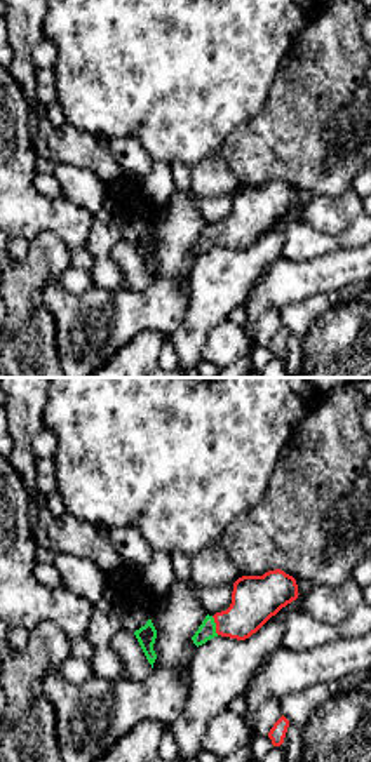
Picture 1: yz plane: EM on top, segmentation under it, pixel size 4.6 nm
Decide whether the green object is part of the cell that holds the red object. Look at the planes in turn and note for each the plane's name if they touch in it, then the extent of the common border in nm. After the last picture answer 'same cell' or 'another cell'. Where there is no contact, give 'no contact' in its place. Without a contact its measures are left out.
contact in yz; length 90 nm

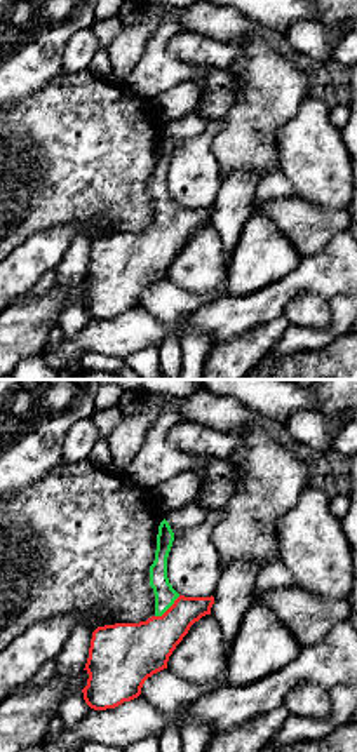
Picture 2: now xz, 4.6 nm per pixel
contact in xz; length 160 nm

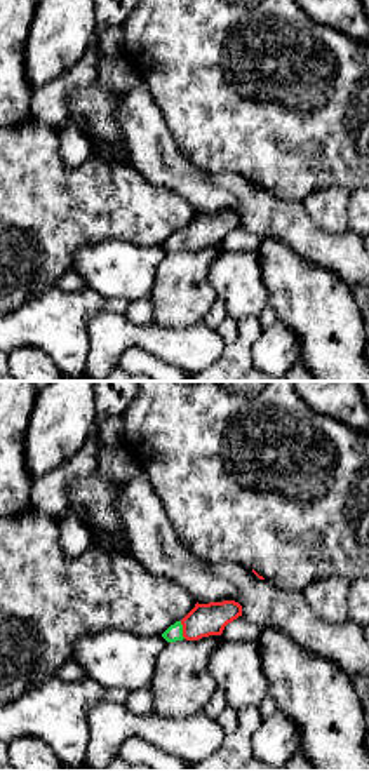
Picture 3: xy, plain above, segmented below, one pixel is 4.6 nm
contact in xy; length 80 nm

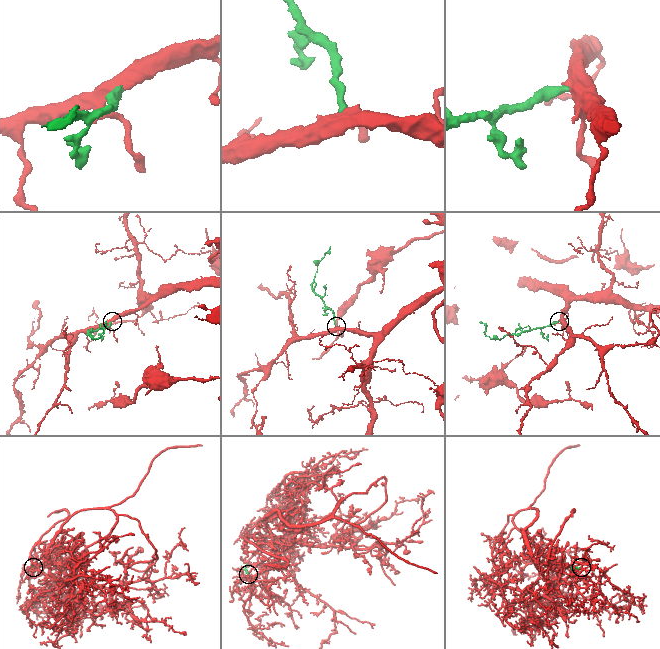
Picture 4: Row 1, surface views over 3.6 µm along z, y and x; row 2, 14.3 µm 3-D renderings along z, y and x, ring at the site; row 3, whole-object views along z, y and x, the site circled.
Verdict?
same cell

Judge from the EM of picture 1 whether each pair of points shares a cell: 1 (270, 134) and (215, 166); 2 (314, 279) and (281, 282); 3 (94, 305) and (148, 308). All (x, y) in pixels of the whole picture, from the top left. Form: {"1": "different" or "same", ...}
{"1": "different", "2": "same", "3": "same"}

